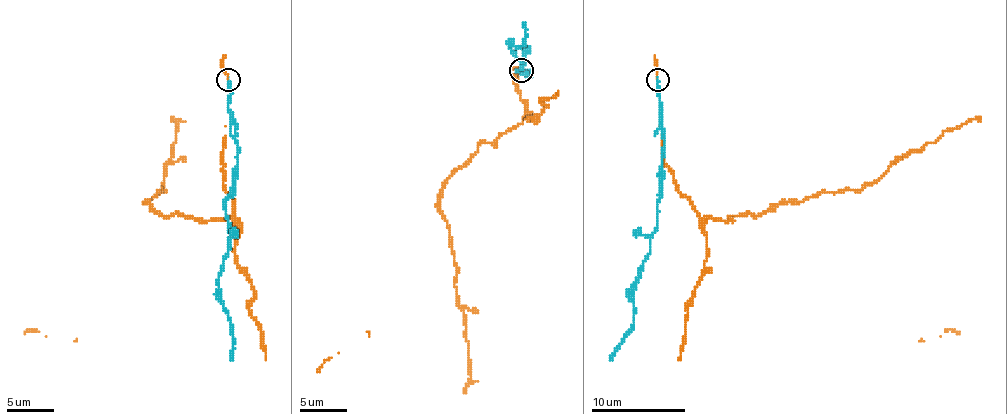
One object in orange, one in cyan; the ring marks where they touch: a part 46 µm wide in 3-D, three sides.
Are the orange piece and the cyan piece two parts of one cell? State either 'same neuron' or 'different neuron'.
different neuron

